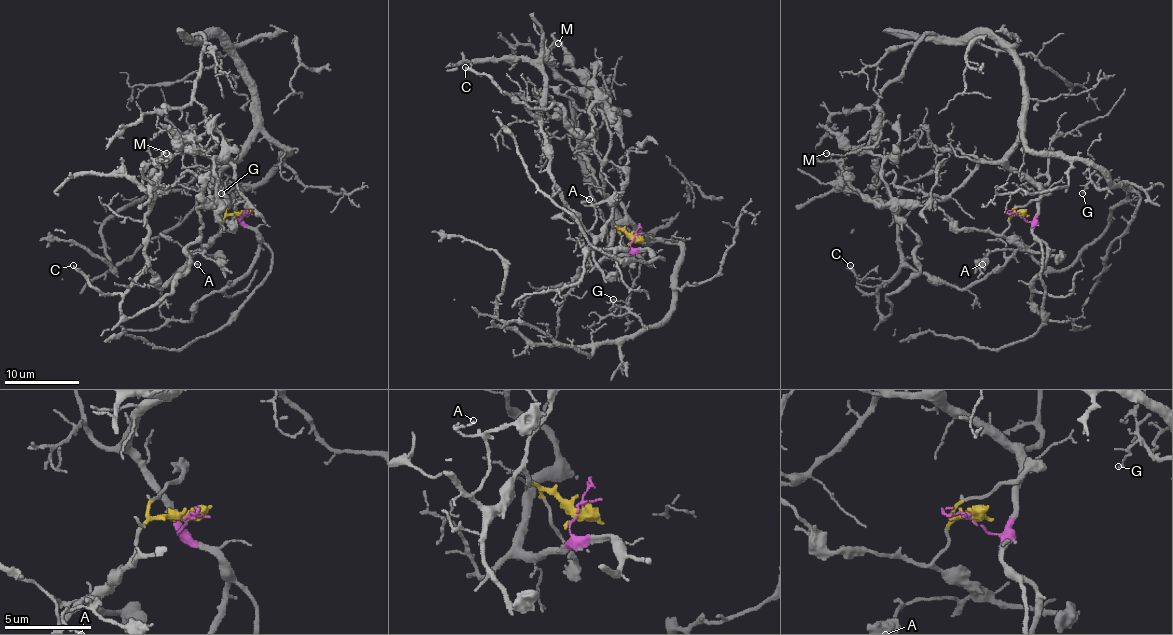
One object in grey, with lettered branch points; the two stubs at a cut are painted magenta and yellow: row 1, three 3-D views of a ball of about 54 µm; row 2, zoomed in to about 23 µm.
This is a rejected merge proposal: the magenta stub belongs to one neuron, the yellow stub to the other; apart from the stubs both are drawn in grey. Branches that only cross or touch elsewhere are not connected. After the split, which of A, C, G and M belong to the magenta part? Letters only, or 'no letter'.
G

